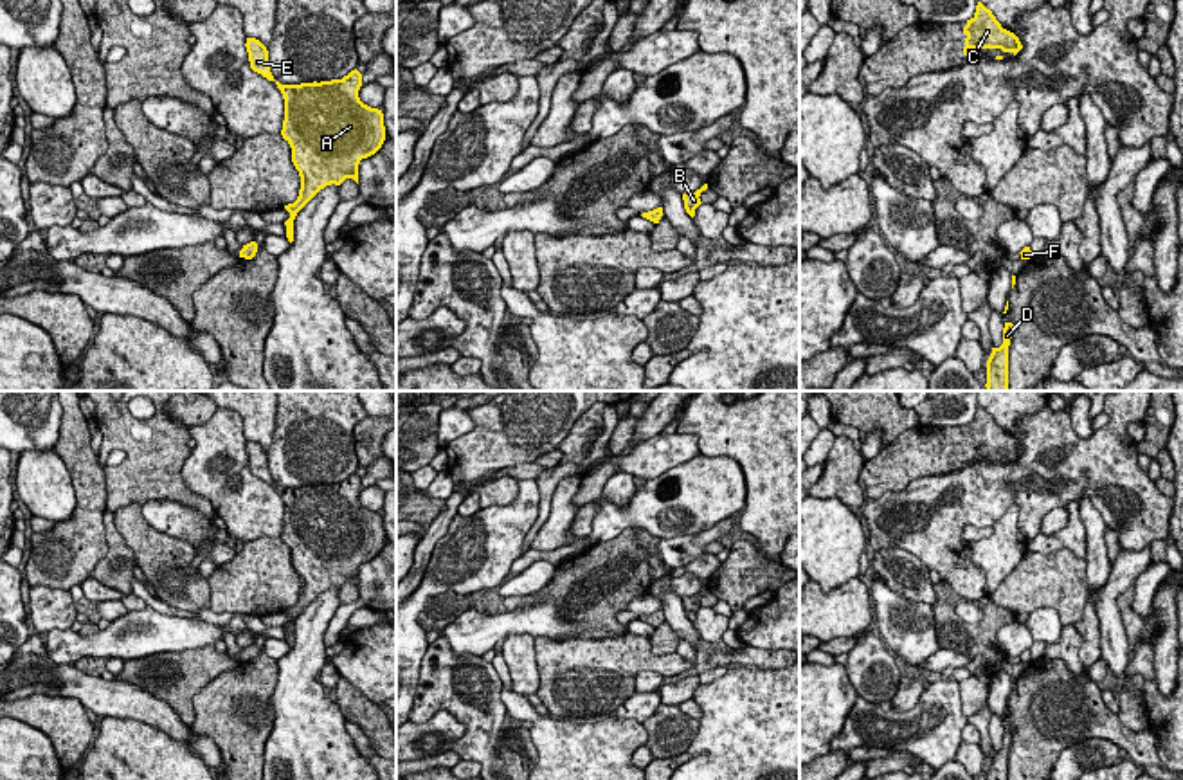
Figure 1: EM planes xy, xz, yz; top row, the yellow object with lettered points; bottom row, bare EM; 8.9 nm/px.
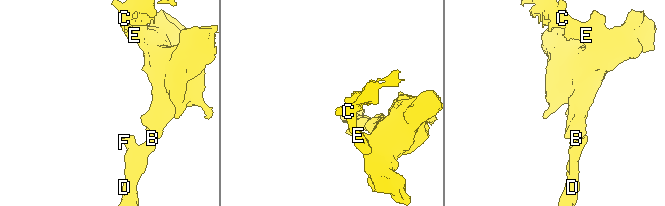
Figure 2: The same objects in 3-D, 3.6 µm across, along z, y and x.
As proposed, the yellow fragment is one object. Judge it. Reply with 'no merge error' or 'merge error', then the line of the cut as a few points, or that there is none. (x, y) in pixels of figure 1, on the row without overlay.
no merge error; cut none

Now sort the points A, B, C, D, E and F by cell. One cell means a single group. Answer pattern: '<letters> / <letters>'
A B C D E F

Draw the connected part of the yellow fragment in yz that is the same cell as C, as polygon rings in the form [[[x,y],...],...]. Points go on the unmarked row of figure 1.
[[[978,405],[974,420],[967,423],[963,438],[967,440],[963,450],[965,459],[969,459],[972,452],[1001,452],[1014,459],[1023,452],[1019,441],[1003,432],[992,414],[981,405]]]

